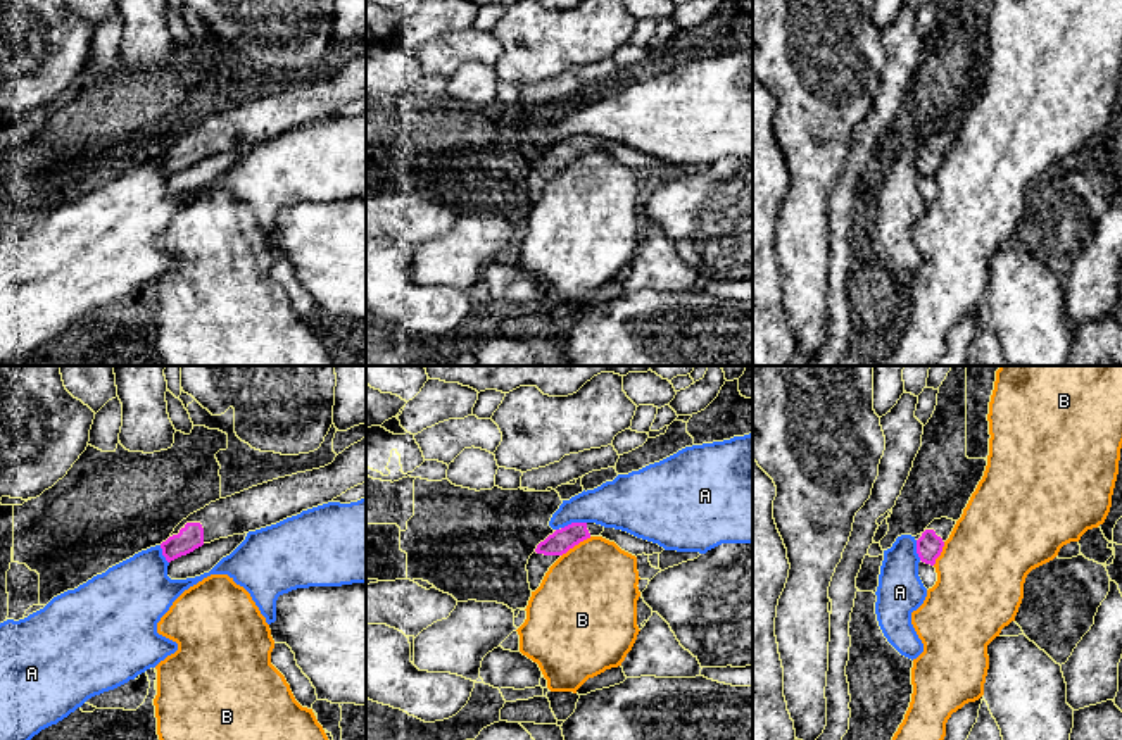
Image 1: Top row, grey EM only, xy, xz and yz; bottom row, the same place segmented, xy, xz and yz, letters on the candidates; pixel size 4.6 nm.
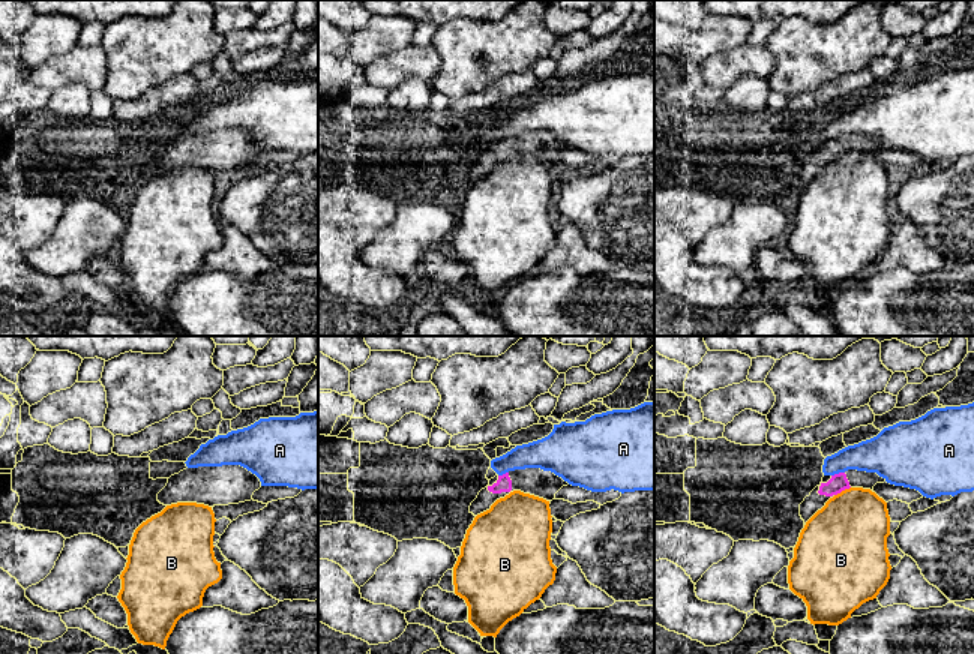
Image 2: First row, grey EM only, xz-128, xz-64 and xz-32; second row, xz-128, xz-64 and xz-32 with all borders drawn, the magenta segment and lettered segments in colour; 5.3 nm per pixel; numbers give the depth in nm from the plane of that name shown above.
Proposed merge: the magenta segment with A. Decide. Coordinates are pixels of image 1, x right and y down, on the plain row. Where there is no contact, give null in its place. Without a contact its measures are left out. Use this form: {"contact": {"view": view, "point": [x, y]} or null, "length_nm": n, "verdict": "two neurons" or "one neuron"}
{"contact": {"view": "xz", "point": [573, 137]}, "length_nm": 120, "verdict": "two neurons"}

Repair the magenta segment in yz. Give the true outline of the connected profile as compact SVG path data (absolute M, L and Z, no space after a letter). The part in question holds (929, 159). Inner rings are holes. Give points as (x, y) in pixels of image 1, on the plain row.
M941 131L934 133L923 147L917 148L917 167L922 176L934 179L941 169L944 155L949 152L956 135Z

